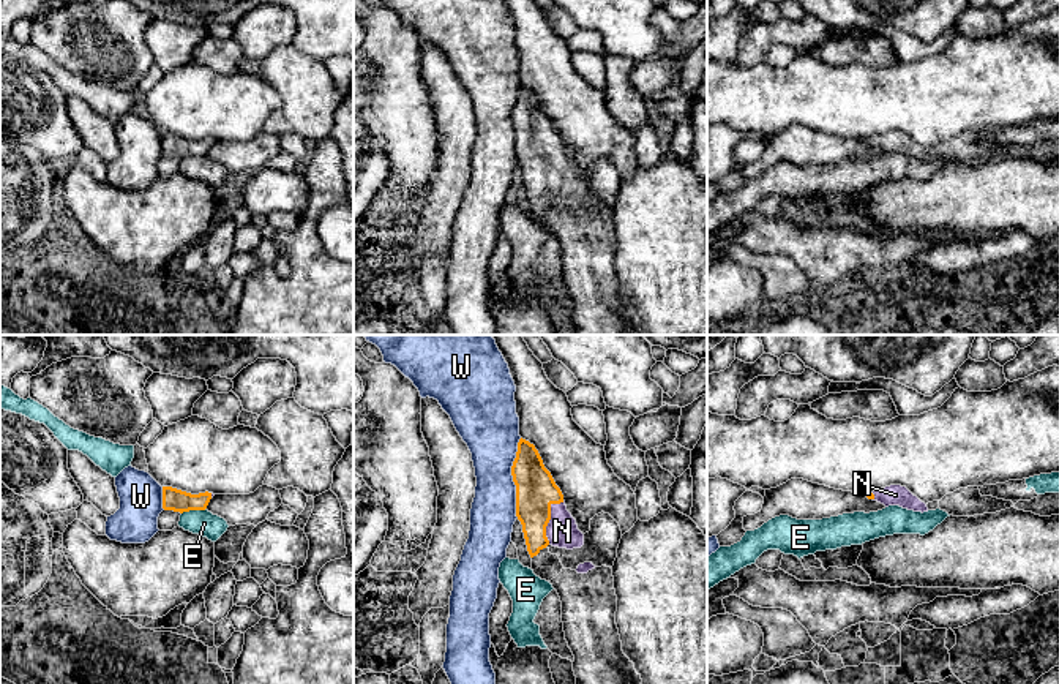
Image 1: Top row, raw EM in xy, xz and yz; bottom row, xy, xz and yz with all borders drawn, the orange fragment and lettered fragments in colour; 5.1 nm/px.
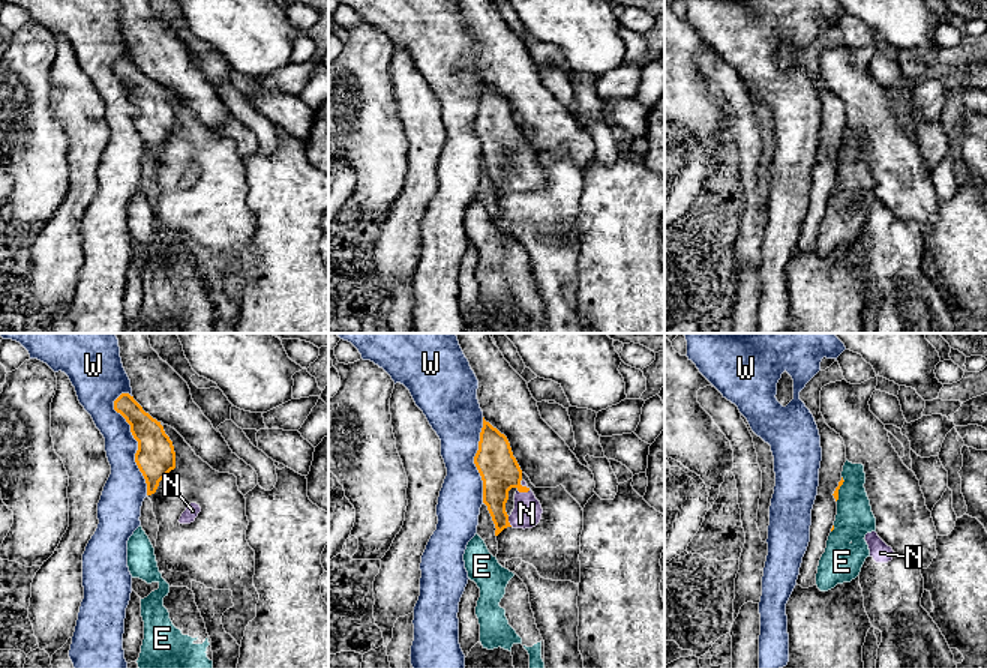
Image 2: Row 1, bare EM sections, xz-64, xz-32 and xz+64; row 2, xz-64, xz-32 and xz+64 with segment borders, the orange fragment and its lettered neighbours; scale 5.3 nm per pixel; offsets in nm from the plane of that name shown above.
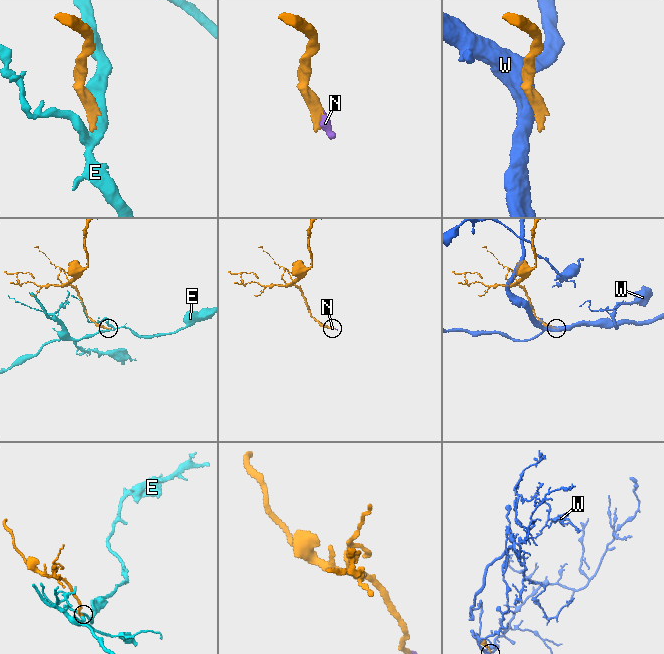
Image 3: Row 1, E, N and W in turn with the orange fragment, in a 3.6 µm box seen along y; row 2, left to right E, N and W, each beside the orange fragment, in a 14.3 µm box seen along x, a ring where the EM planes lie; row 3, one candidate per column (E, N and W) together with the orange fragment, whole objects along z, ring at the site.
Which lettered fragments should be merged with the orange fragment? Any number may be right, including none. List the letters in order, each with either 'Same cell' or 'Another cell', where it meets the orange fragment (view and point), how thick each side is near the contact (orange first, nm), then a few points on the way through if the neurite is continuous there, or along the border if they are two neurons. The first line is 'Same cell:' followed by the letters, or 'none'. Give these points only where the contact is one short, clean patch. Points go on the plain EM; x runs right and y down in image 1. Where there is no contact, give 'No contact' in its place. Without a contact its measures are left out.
Same cell: N
E: Another cell. Touches orange at xy (193, 155). Thickness 110 nm (orange) against 130 nm. Boundary: xy (205, 154), (182, 160)
N: Same cell. Touches orange at xz (550, 165). Thickness 200 nm (orange) against 160 nm. Path across: xz (535, 135), (540, 155), (550, 165), (562, 177)
W: Another cell. Touches orange at xz (513, 124). Thickness 200 nm (orange) against 280 nm

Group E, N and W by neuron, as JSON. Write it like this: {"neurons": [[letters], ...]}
{"neurons": [["E"], ["N"], ["W"]]}

